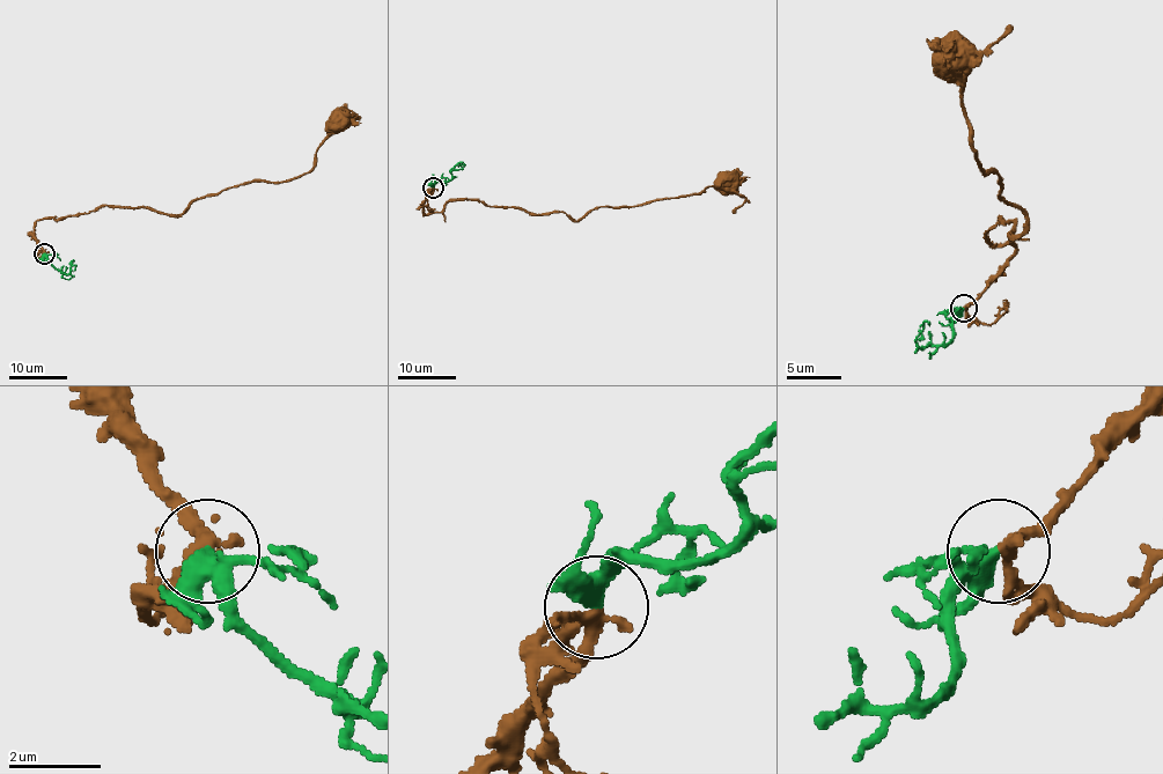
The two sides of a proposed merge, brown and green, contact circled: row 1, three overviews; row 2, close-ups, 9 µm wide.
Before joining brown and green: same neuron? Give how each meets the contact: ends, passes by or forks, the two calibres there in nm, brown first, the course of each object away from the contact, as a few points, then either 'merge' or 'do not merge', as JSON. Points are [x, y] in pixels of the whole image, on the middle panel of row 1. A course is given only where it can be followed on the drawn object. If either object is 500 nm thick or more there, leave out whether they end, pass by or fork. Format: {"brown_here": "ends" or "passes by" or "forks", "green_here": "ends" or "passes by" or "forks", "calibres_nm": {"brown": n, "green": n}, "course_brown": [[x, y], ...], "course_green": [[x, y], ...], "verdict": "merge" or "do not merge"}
{"brown_here": "passes by", "green_here": "forks", "calibres_nm": {"brown": 240, "green": 280}, "course_brown": [[434, 186], [427, 214], [477, 198], [579, 220], [600, 207], [674, 198], [729, 178]], "course_green": [[434, 186], [436, 181], [448, 181], [451, 170], [458, 162], [463, 170]], "verdict": "merge"}

